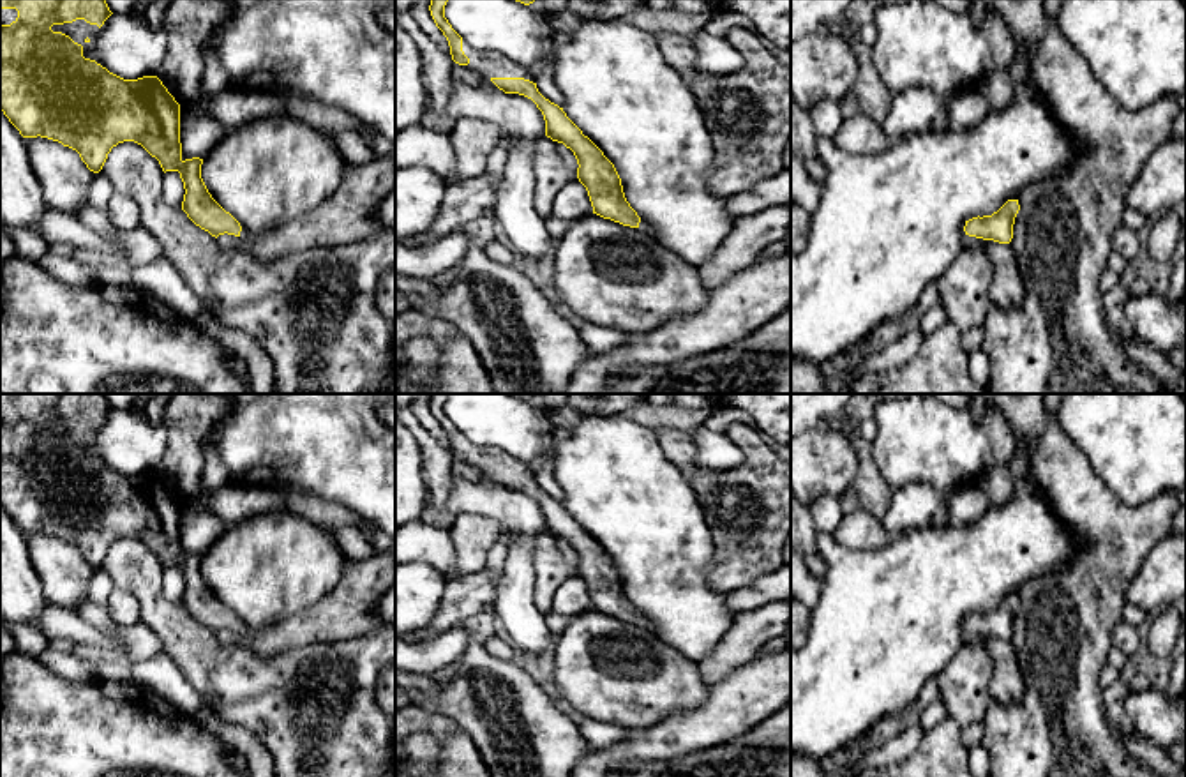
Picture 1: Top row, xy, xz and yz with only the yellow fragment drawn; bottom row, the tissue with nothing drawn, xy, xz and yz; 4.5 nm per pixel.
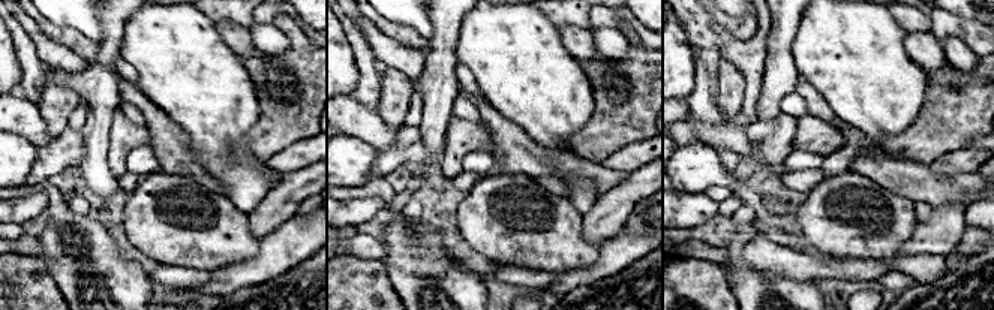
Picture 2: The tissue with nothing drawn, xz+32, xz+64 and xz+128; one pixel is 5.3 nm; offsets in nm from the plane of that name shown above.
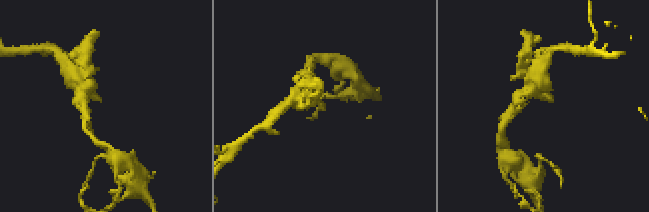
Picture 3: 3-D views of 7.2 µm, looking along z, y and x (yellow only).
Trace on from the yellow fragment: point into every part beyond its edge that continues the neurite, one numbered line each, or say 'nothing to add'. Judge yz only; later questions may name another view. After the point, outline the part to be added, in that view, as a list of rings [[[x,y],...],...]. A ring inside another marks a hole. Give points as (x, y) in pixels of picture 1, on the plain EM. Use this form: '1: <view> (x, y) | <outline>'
nothing to add

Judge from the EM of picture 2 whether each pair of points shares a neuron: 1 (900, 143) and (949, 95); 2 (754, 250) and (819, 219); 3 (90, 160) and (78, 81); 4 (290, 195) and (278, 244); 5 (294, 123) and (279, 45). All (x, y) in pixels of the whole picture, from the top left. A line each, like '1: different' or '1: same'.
1: same
2: different
3: same
4: different
5: different

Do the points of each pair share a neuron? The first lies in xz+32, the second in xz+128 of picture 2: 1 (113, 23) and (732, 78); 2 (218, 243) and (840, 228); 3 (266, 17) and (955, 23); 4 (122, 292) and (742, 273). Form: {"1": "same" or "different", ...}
{"1": "different", "2": "same", "3": "same", "4": "same"}

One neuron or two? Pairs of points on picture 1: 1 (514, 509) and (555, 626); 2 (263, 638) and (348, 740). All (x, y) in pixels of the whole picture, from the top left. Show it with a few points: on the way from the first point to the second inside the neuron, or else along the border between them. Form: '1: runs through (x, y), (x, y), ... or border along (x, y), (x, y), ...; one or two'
1: border along (544, 617), (546, 627), (555, 636); two
2: border along (244, 641), (262, 654), (288, 652), (315, 643); two

